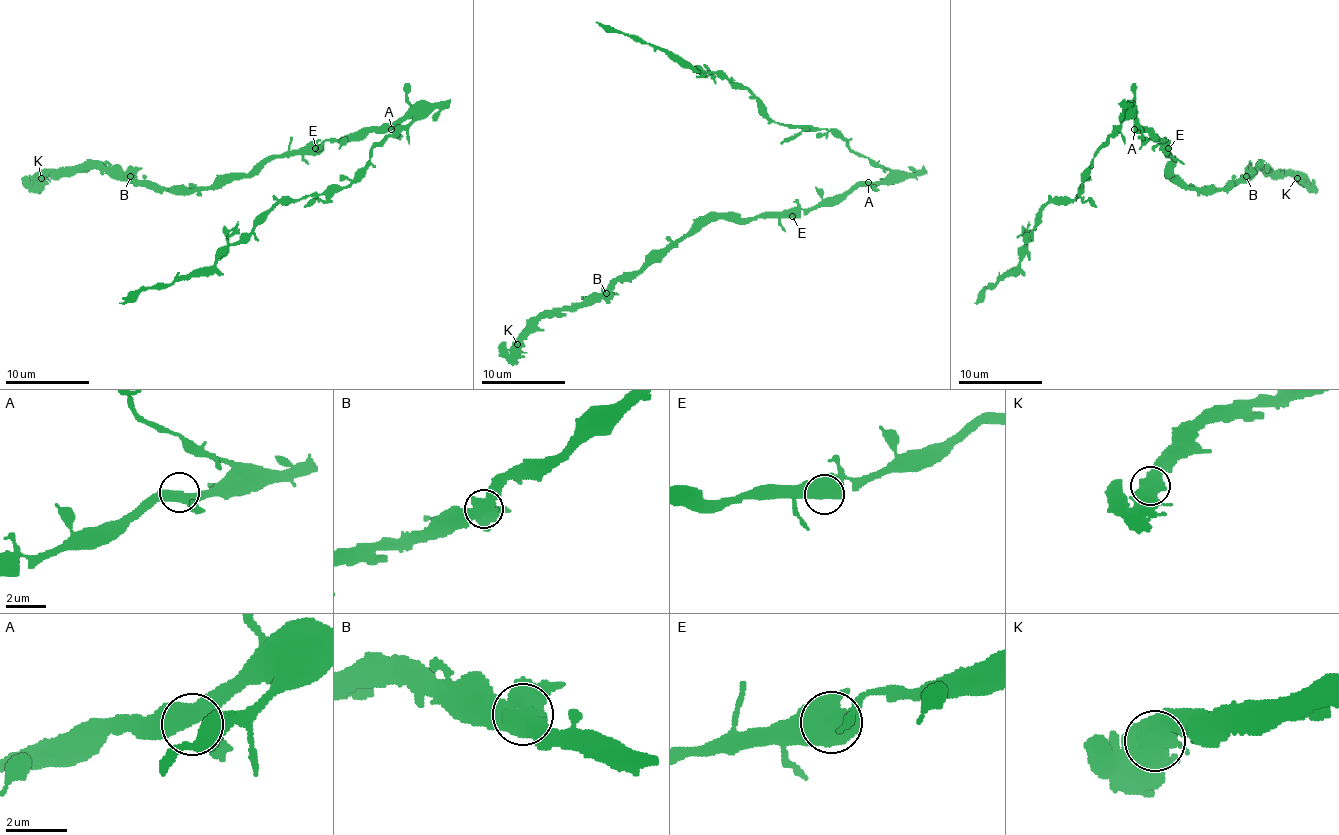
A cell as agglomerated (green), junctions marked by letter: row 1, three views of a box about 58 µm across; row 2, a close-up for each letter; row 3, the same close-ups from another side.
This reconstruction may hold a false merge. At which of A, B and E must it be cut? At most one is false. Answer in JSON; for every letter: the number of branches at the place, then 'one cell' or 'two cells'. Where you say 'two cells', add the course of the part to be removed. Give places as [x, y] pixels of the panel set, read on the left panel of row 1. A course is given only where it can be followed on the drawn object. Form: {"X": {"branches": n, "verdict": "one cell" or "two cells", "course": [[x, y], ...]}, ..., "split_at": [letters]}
{"A": {"branches": 3, "verdict": "one cell"}, "B": {"branches": 5, "verdict": "one cell"}, "E": {"branches": 4, "verdict": "one cell"}, "split_at": []}

